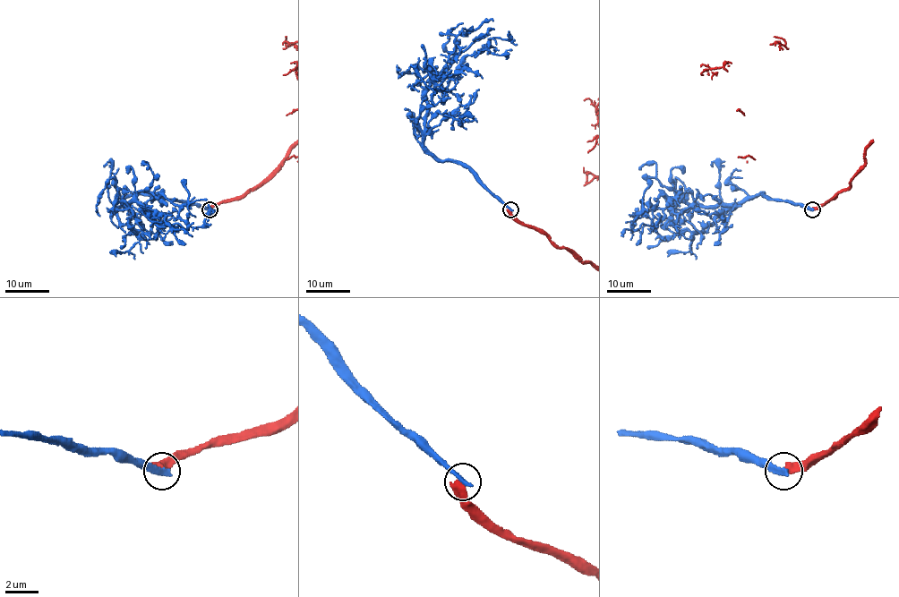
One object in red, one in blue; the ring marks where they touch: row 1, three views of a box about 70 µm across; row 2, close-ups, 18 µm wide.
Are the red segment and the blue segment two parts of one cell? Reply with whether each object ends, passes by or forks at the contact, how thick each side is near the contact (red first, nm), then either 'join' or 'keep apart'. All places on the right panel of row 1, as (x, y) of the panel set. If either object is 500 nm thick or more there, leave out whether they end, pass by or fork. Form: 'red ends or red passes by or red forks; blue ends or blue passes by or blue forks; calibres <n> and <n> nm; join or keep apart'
calibres 550 and 360 nm; keep apart

